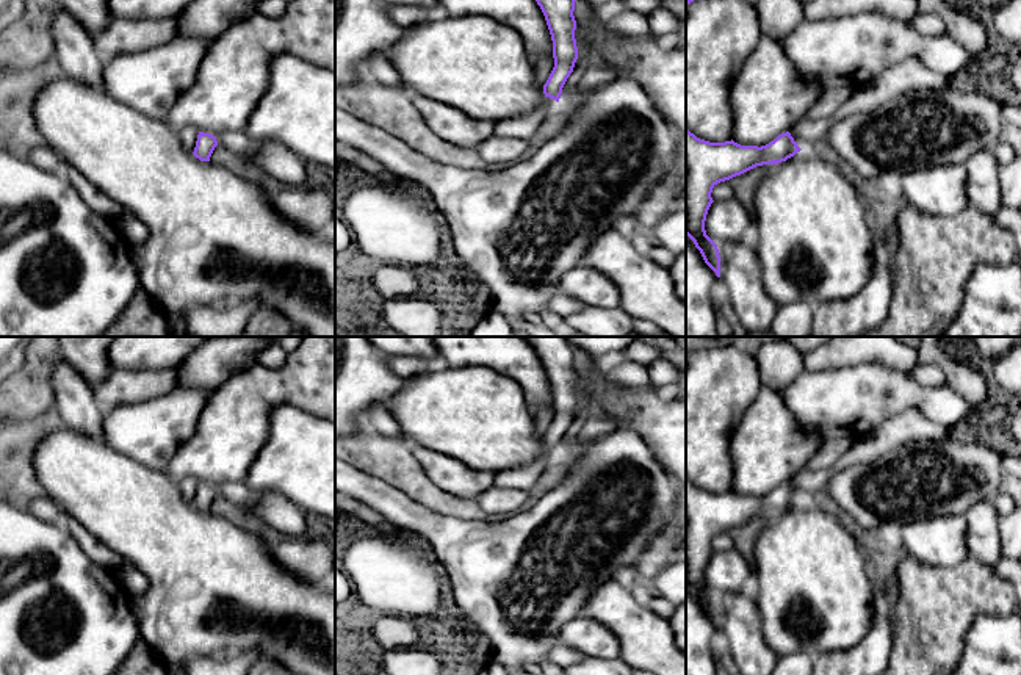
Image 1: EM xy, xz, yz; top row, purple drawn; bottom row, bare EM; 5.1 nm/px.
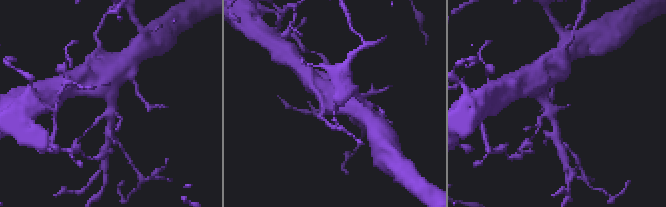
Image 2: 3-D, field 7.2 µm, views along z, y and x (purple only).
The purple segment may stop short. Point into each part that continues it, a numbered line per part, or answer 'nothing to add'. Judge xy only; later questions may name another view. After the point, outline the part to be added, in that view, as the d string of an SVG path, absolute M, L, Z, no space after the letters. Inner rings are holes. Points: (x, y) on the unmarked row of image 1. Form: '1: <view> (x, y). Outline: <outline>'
nothing to add

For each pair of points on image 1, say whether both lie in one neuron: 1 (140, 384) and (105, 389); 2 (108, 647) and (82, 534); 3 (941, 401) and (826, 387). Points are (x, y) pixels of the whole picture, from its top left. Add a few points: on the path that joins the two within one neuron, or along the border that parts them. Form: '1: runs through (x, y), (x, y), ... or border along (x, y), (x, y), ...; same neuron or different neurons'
1: runs through (132, 386), (113, 389); same neuron
2: border along (64, 525), (90, 558), (115, 572); different neurons
3: runs through (913, 395), (887, 386), (854, 387); same neuron

